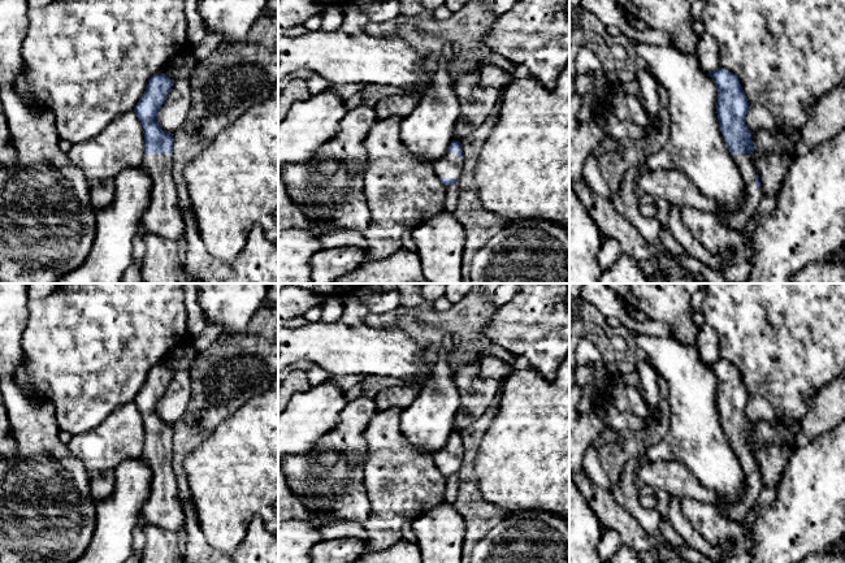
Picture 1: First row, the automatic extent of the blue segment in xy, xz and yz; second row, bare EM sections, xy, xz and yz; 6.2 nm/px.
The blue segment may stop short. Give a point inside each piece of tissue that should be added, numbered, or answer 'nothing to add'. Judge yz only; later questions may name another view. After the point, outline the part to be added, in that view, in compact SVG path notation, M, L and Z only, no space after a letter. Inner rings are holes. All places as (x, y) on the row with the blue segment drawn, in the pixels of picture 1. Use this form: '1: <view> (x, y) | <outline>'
1: yz (736, 221) | M753 153L732 155L742 179L745 181L745 202L738 211L728 215L719 215L720 221L731 230L741 231L745 224L755 215L755 211L763 198L762 189L755 187L757 169Z

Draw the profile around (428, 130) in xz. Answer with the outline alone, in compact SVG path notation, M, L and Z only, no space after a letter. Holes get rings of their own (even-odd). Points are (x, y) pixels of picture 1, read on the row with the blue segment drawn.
M441 62L432 74L433 83L416 108L402 120L400 140L422 161L434 163L447 153L460 116L451 81L454 66Z

